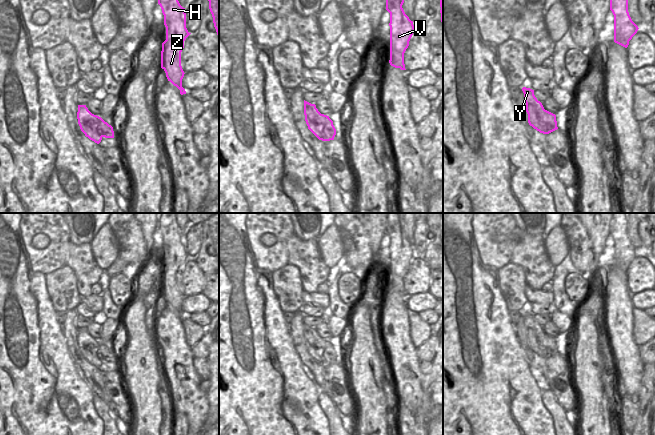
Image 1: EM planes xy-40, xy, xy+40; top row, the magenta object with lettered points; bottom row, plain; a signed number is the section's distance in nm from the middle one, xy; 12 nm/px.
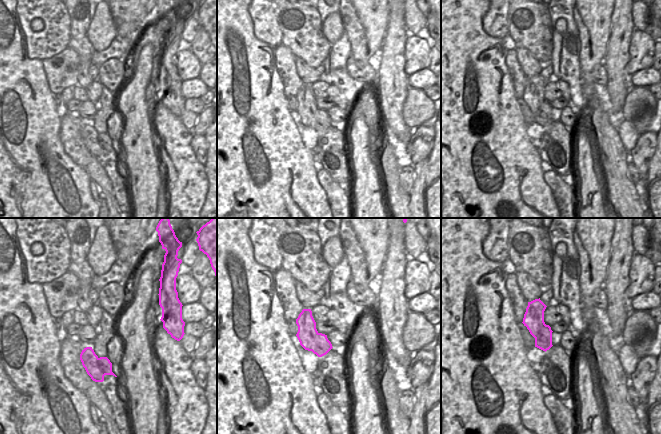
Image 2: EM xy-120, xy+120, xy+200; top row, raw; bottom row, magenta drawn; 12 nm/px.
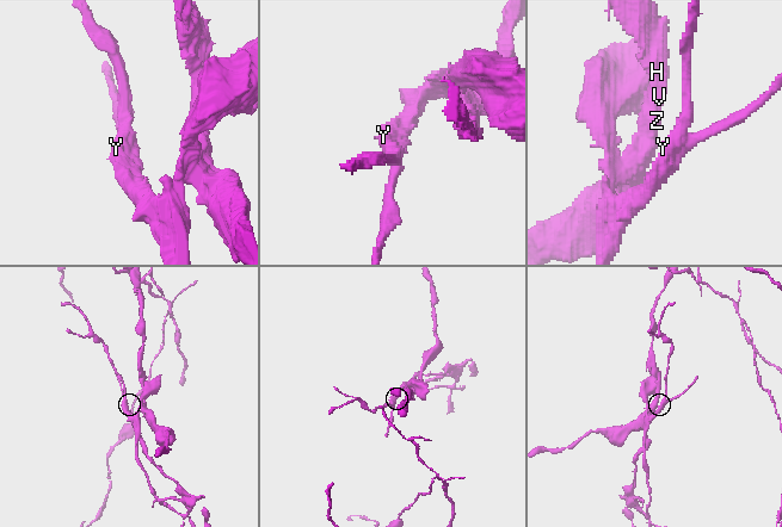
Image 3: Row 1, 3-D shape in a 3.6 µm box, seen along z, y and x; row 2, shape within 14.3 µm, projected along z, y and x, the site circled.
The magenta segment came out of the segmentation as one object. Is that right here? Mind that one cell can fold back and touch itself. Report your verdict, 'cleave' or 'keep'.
cleave

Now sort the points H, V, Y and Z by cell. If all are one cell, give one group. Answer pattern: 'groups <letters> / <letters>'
groups H V Z / Y

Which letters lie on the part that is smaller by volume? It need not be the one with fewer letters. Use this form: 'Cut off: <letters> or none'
Cut off: Y

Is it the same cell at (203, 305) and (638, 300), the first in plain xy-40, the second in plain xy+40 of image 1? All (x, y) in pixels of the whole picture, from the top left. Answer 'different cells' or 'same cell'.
same cell

